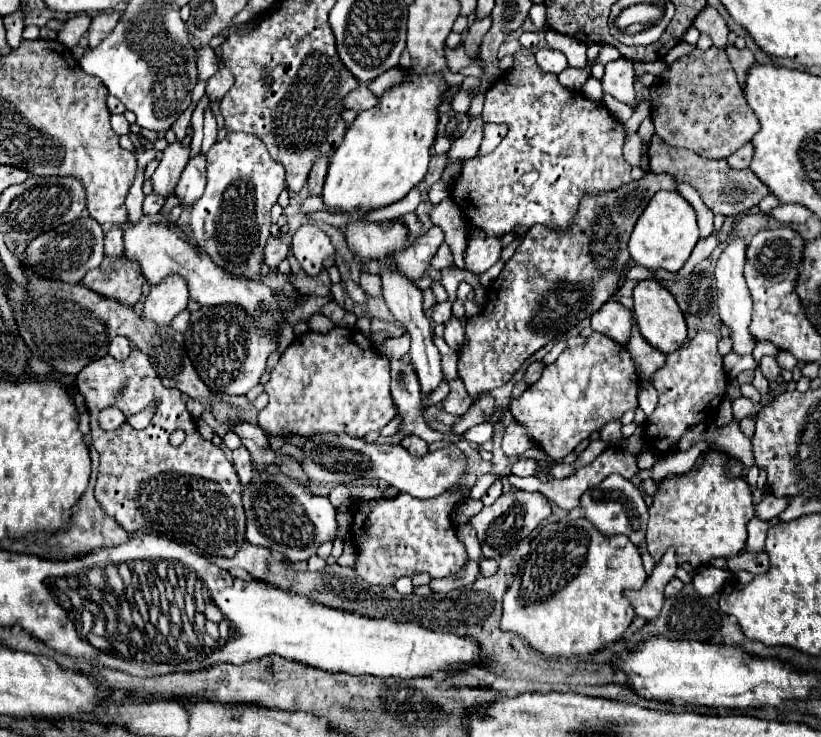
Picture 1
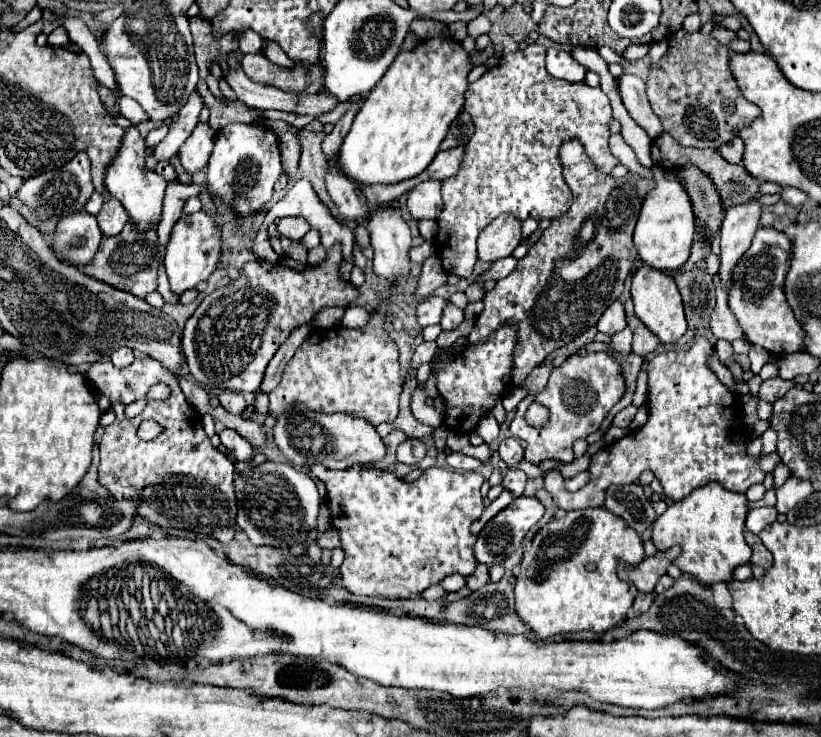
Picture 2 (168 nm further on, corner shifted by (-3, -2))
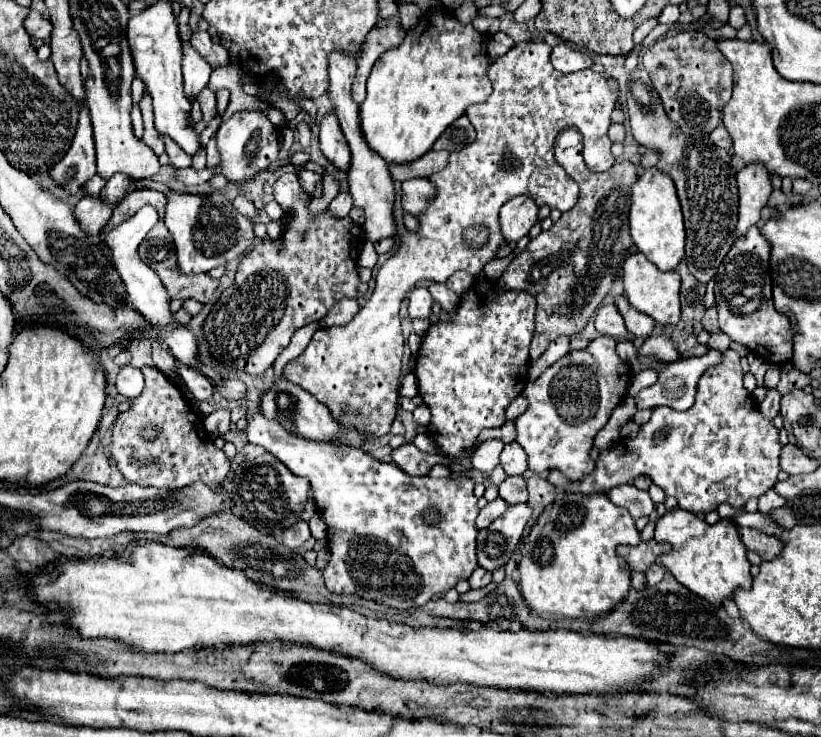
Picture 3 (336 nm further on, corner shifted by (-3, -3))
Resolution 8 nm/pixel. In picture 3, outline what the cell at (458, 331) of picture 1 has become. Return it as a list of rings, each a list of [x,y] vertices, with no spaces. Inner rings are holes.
[[[432,283],[428,287],[428,291],[432,293],[434,301],[442,307],[444,313],[450,313],[450,311],[454,311],[460,305],[460,297],[452,289],[448,289],[446,283]]]

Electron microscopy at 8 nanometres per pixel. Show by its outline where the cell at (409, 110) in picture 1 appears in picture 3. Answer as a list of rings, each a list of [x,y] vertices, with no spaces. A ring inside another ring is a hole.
[[[426,13],[416,27],[408,31],[402,45],[386,51],[368,77],[368,95],[360,105],[360,131],[368,147],[390,163],[414,163],[432,149],[436,139],[450,127],[472,103],[484,103],[492,93],[486,77],[490,65],[486,51],[486,35],[474,31],[472,25],[460,25],[452,13]]]

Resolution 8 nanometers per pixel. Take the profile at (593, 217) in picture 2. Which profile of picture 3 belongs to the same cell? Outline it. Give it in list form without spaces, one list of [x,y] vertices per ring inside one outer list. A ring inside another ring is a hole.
[[[572,127],[560,131],[554,155],[556,161],[562,163],[564,171],[578,183],[578,203],[570,211],[562,213],[548,231],[542,231],[536,239],[532,239],[526,249],[512,259],[496,283],[498,293],[512,289],[526,291],[538,303],[534,319],[536,329],[530,343],[532,361],[536,361],[556,337],[572,337],[586,329],[590,317],[612,289],[612,283],[632,247],[628,207],[632,201],[630,189],[638,179],[636,165],[624,161],[616,163],[606,173],[588,171],[582,159],[582,135]]]

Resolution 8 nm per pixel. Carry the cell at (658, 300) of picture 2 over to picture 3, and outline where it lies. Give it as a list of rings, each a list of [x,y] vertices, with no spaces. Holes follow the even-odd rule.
[[[640,253],[628,255],[622,269],[624,269],[624,293],[634,309],[652,317],[660,325],[676,325],[680,321],[680,299],[678,299],[680,277],[676,271],[662,273]]]

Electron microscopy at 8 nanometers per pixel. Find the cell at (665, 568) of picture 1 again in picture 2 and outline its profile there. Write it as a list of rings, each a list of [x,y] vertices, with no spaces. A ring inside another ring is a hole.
[[[680,546],[668,548],[664,552],[656,552],[654,556],[646,556],[636,566],[620,566],[618,576],[622,580],[632,580],[632,584],[640,592],[654,592],[654,586],[662,574],[666,574],[666,568],[680,556]]]

